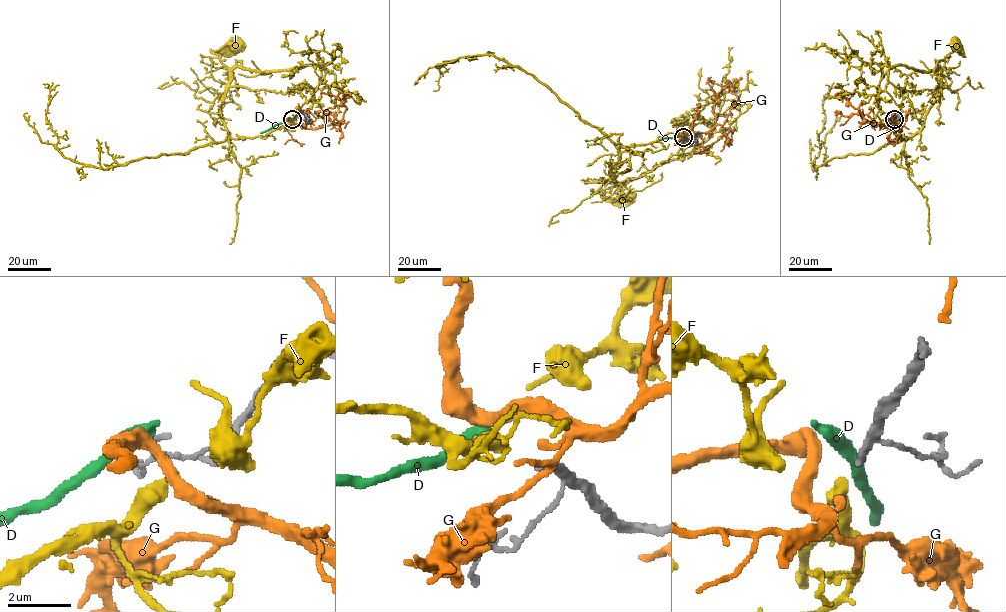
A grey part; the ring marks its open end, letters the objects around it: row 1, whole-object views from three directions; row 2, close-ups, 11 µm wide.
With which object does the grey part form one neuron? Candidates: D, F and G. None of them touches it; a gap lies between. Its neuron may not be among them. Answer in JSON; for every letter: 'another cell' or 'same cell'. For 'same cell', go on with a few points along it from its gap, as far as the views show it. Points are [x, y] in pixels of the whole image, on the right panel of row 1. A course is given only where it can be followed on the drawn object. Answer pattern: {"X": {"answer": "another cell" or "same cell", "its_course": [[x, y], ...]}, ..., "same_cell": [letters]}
{"D": {"answer": "another cell"}, "F": {"answer": "same cell", "its_course": [[893, 121], [891, 128], [899, 138], [909, 139], [916, 133], [939, 90], [944, 57], [957, 46]]}, "G": {"answer": "another cell"}, "same_cell": ["F"]}

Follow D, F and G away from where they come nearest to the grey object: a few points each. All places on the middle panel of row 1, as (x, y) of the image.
D: (680, 135), (651, 143)
F: (681, 136), (666, 134), (622, 151), (611, 170), (620, 184), (602, 194), (619, 202), (628, 199)
G: (683, 135), (693, 132), (707, 133), (723, 124), (737, 101), (737, 96), (730, 89), (711, 80)

